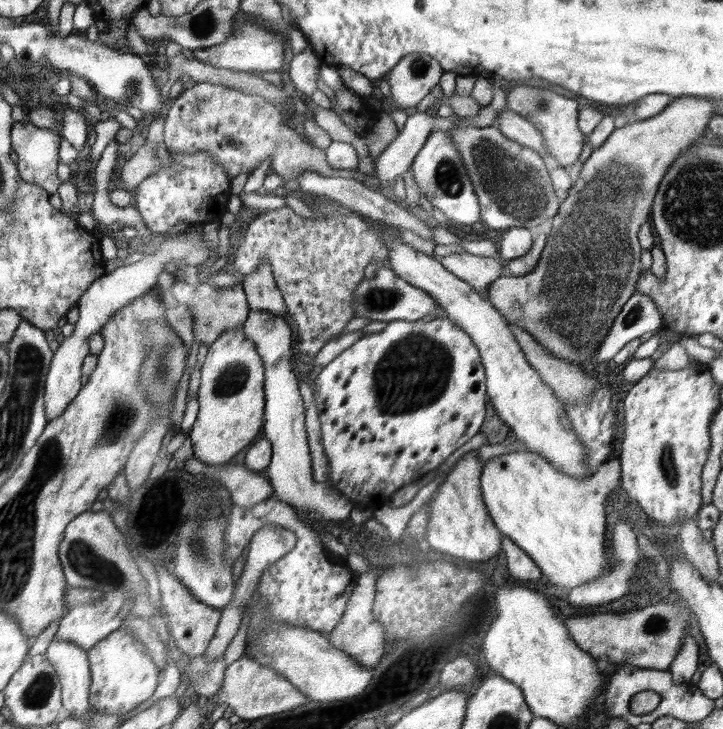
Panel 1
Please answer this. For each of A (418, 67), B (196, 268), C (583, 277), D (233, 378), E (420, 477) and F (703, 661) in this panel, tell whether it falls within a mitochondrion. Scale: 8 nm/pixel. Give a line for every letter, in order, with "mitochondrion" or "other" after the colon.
A: mitochondrion
B: other
C: mitochondrion
D: mitochondrion
E: other
F: other

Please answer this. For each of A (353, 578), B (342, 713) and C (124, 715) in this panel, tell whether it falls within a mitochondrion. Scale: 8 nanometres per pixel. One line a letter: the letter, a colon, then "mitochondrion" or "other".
A: other
B: other
C: other

